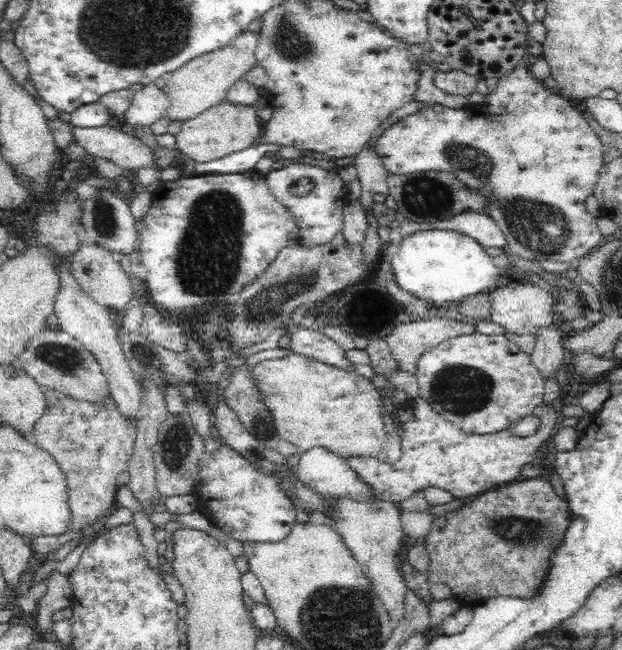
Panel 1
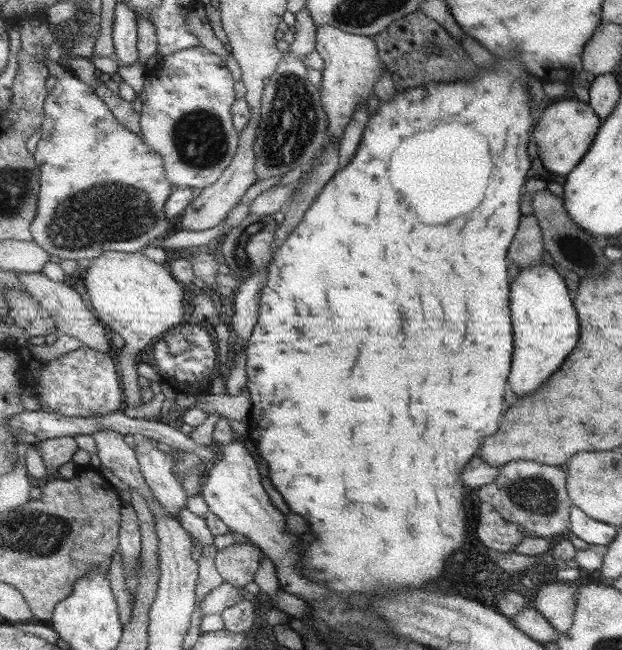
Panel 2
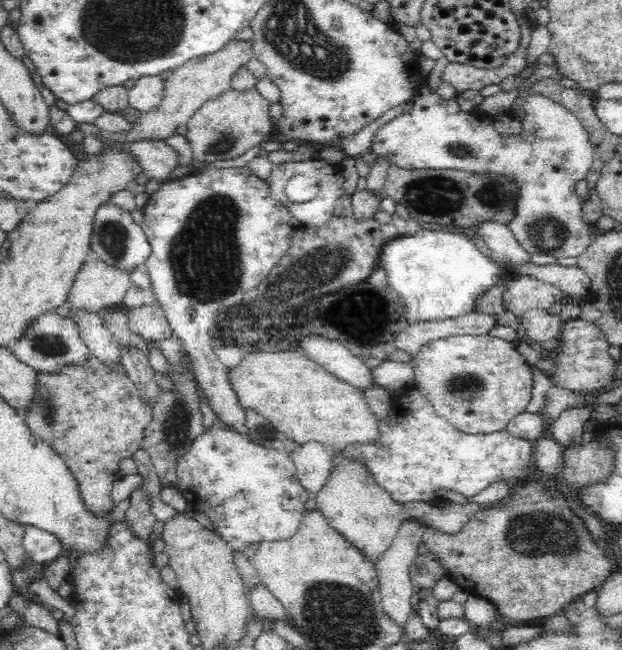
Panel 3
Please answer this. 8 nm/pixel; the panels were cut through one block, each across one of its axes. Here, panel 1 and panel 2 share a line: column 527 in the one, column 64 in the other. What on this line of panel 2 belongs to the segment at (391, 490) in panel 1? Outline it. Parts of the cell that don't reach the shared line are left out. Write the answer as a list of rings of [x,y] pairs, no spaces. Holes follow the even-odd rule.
[[[60,436],[50,440],[41,441],[36,445],[40,456],[43,458],[47,470],[47,478],[58,473],[62,464],[70,462],[72,456],[79,450],[73,436]]]

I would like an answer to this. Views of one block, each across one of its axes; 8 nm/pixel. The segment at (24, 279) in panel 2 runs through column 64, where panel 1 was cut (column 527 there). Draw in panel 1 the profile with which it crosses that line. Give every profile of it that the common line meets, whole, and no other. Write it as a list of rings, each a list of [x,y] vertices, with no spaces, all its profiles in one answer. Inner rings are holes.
[[[510,284],[506,288],[496,288],[496,292],[491,292],[491,312],[490,320],[502,328],[506,333],[518,336],[530,335],[541,330],[543,327],[550,327],[556,322],[557,300],[552,300],[552,292],[540,290],[538,284]]]

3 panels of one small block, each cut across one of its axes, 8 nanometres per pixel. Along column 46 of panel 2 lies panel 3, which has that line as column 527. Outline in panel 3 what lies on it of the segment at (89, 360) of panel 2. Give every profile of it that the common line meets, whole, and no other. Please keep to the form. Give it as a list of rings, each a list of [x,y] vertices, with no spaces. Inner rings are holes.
[[[463,335],[425,345],[410,360],[416,389],[432,403],[436,414],[458,430],[490,434],[504,430],[515,416],[526,412],[530,402],[533,371],[513,342],[492,335]]]

